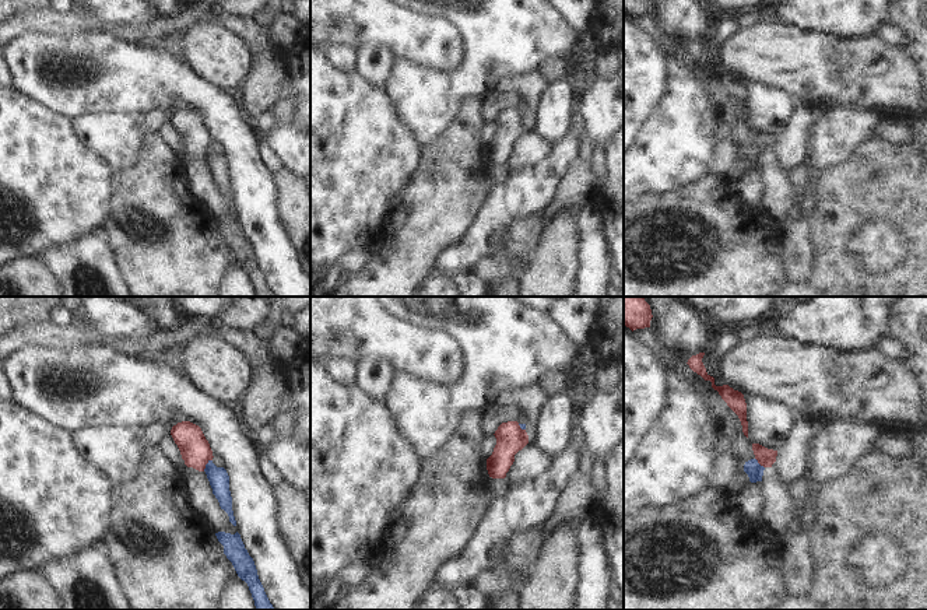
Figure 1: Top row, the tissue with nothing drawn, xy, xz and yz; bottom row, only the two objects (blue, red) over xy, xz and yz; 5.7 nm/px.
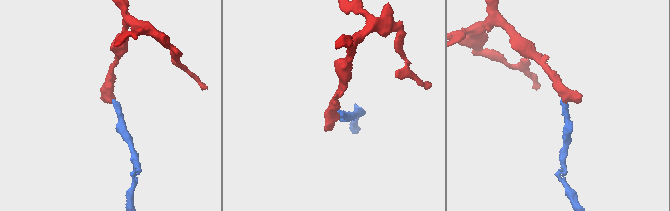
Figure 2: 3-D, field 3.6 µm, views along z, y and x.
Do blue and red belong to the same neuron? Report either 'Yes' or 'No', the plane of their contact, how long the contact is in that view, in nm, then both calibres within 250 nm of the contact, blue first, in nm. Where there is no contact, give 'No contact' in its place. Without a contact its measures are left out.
No. Touches blue in xy. Shared border 90 nm. Thickness 120 nm (blue) against 170 nm

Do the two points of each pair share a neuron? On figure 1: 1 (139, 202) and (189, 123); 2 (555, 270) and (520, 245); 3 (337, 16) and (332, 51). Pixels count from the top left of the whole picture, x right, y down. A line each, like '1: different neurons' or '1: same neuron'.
1: different neurons
2: different neurons
3: different neurons

